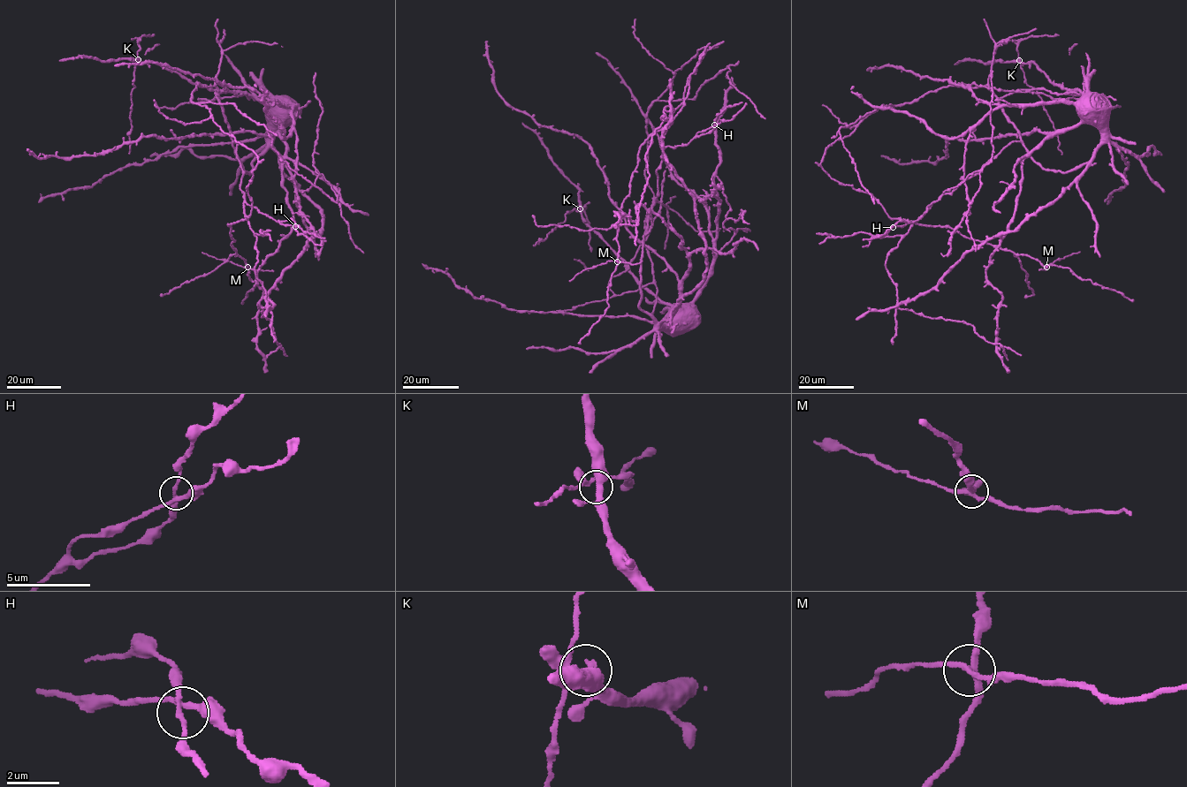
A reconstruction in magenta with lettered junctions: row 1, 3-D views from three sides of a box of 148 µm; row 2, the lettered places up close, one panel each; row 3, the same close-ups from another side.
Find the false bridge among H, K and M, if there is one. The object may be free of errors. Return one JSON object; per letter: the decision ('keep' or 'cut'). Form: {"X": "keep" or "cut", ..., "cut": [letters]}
{"H": "keep", "K": "keep", "M": "cut", "cut": ["M"]}

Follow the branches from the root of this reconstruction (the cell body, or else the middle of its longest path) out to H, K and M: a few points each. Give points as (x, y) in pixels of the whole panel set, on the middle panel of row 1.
H: (647, 158), (645, 176), (653, 197), (645, 234), (651, 225), (662, 152), (666, 146), (688, 144), (714, 124)
K: (647, 158), (645, 176), (653, 197), (644, 222), (643, 245), (652, 266), (657, 297), (586, 223), (580, 208)
M: (647, 158), (648, 109), (699, 49), (717, 45), (689, 75), (669, 122), (641, 146), (621, 205), (616, 261)

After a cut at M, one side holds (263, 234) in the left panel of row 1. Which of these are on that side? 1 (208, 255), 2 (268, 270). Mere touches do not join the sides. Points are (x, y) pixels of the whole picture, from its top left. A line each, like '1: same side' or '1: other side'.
1: other side
2: other side

